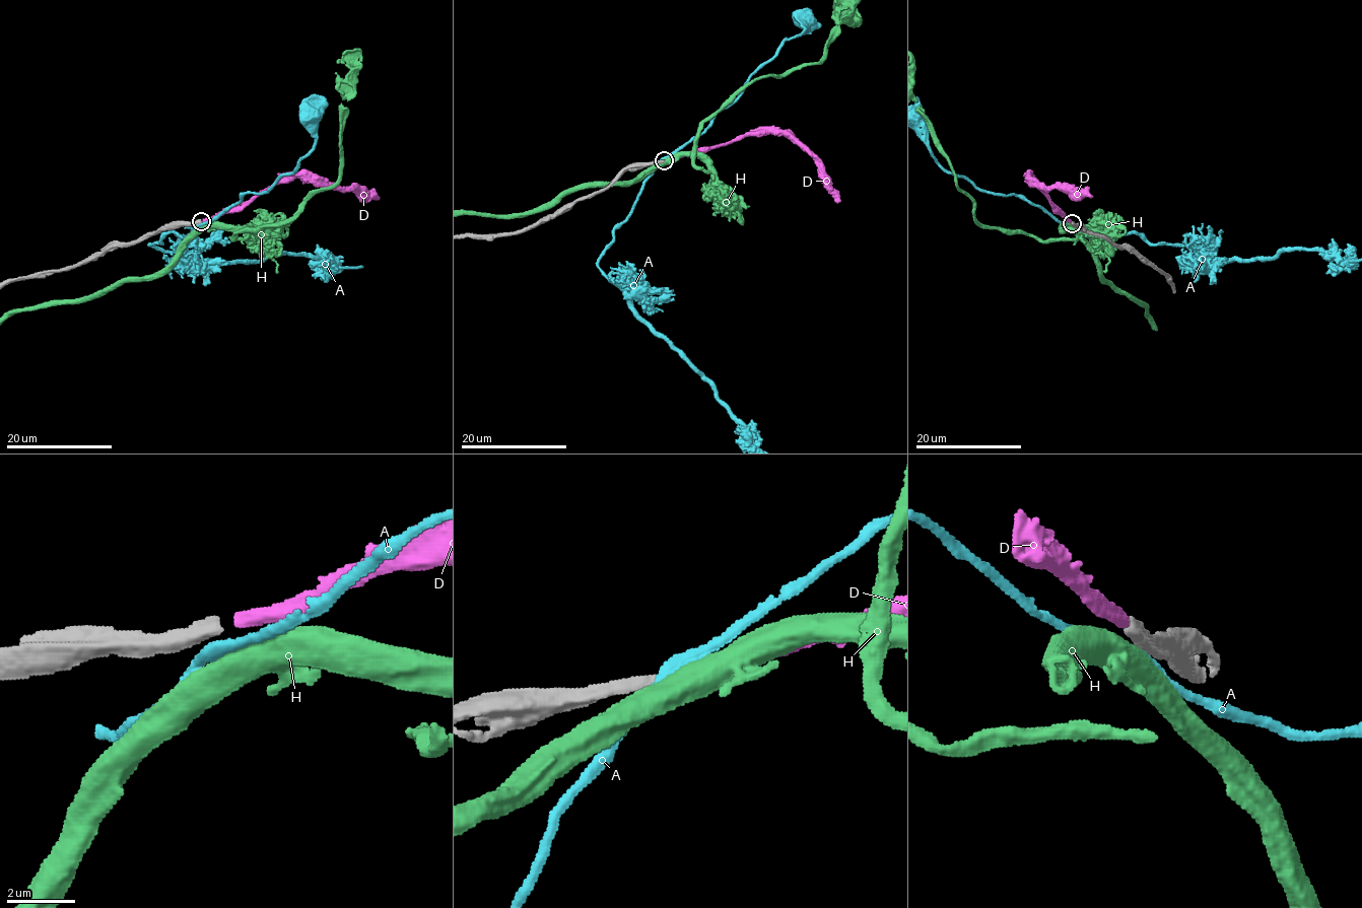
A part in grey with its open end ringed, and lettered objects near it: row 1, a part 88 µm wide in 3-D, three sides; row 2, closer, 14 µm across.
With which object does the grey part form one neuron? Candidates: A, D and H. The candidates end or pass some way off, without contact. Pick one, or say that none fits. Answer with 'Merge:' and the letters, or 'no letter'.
Merge: D

